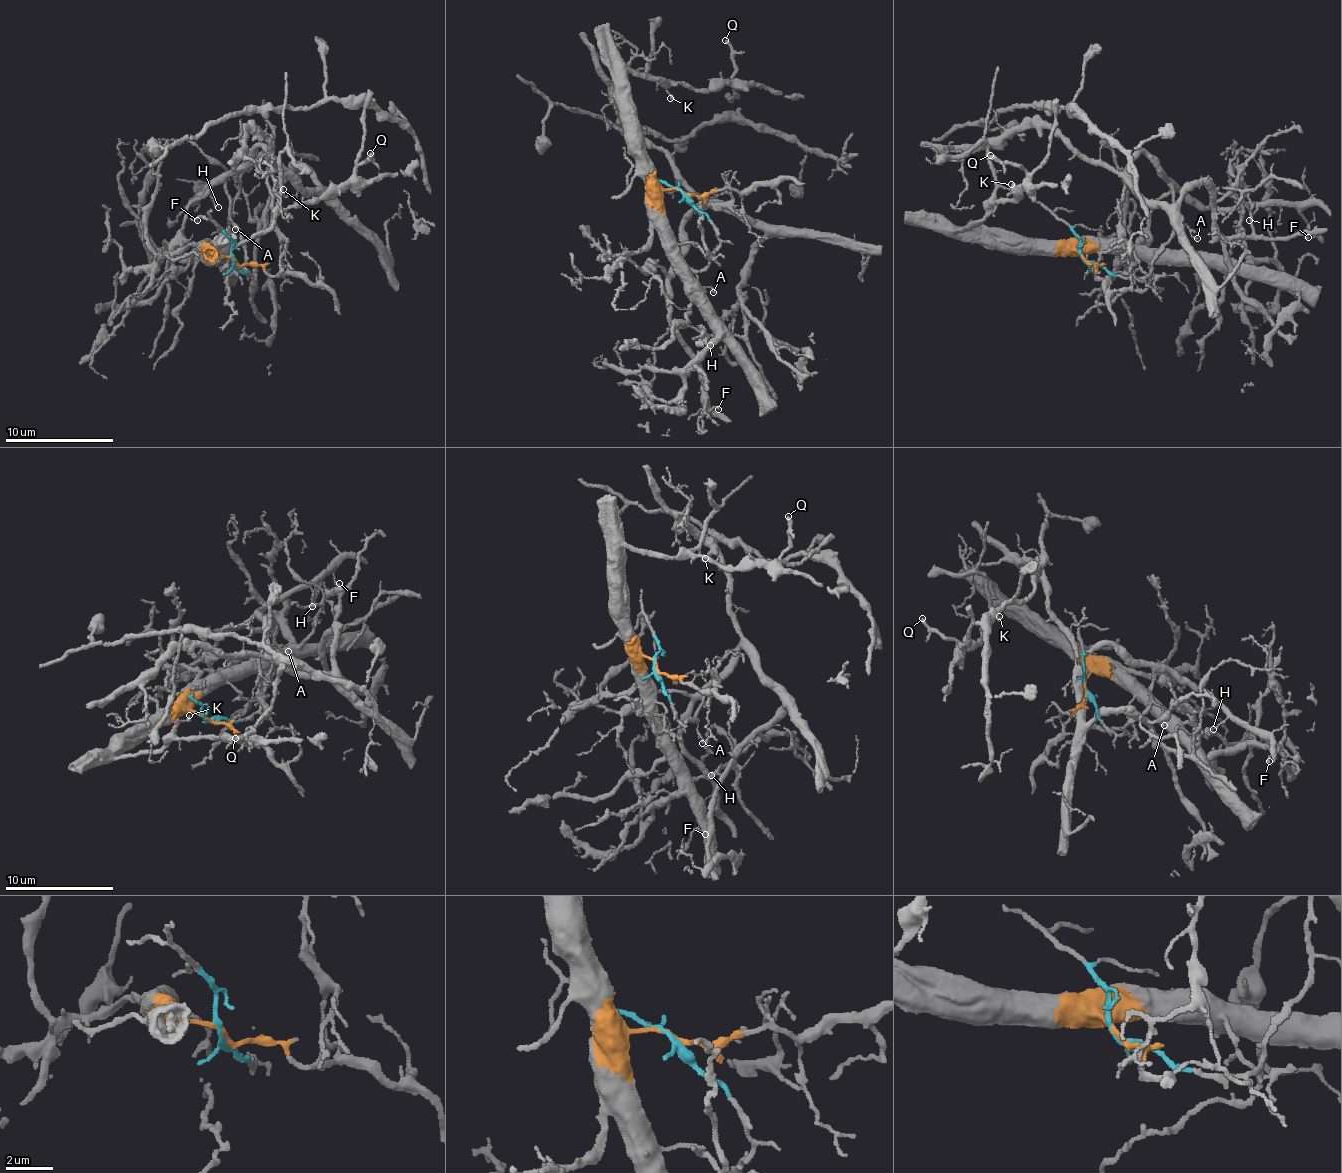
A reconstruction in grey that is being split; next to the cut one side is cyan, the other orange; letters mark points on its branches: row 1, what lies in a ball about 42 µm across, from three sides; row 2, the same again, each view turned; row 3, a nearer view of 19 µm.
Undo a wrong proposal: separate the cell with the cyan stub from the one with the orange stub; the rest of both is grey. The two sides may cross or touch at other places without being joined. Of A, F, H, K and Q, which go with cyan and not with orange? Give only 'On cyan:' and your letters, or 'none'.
On cyan: A, F, H

